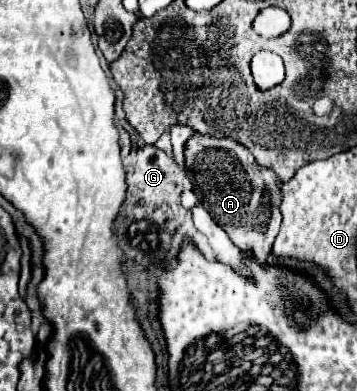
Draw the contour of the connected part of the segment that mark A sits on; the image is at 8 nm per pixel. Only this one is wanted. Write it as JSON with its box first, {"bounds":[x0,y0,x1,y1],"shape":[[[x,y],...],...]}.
{"bounds":[185,135,281,267],"shape":[[[191,135],[185,147],[185,165],[193,179],[193,193],[209,211],[213,221],[237,243],[241,251],[253,253],[261,267],[267,267],[273,241],[281,225],[281,181],[273,171],[257,167],[251,151],[235,139]]]}

